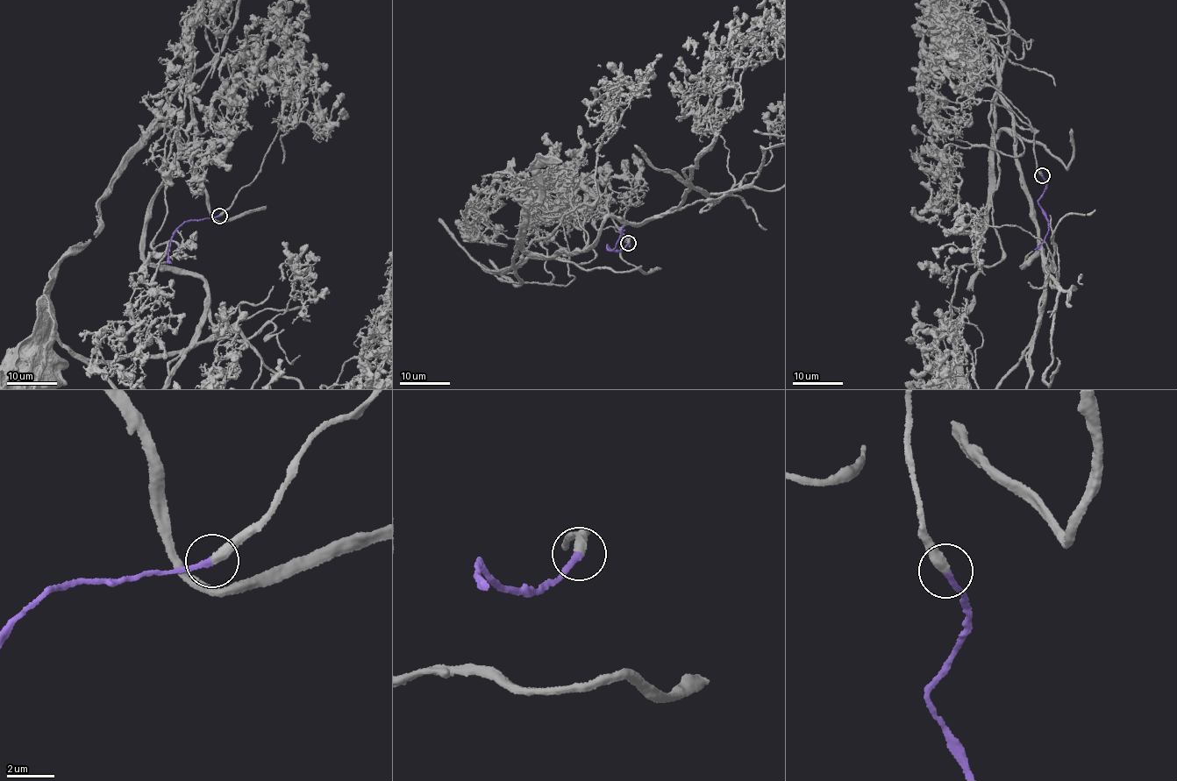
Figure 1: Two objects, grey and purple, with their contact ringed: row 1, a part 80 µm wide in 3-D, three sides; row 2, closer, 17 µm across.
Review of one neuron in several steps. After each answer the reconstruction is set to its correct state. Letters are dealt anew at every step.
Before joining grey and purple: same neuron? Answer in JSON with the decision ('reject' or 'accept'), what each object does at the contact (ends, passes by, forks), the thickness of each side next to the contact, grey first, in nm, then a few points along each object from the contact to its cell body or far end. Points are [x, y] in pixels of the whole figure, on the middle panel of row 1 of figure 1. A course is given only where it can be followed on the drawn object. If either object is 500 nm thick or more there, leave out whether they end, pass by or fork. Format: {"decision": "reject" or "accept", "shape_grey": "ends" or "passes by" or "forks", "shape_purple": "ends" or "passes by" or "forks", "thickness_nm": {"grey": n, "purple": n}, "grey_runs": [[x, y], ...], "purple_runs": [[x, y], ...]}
{"decision": "accept", "shape_grey": "ends", "shape_purple": "ends", "thickness_nm": {"grey": 400, "purple": 240}, "purple_runs": [[628, 243], [619, 251], [607, 245], [610, 250], [618, 242], [622, 224]]}

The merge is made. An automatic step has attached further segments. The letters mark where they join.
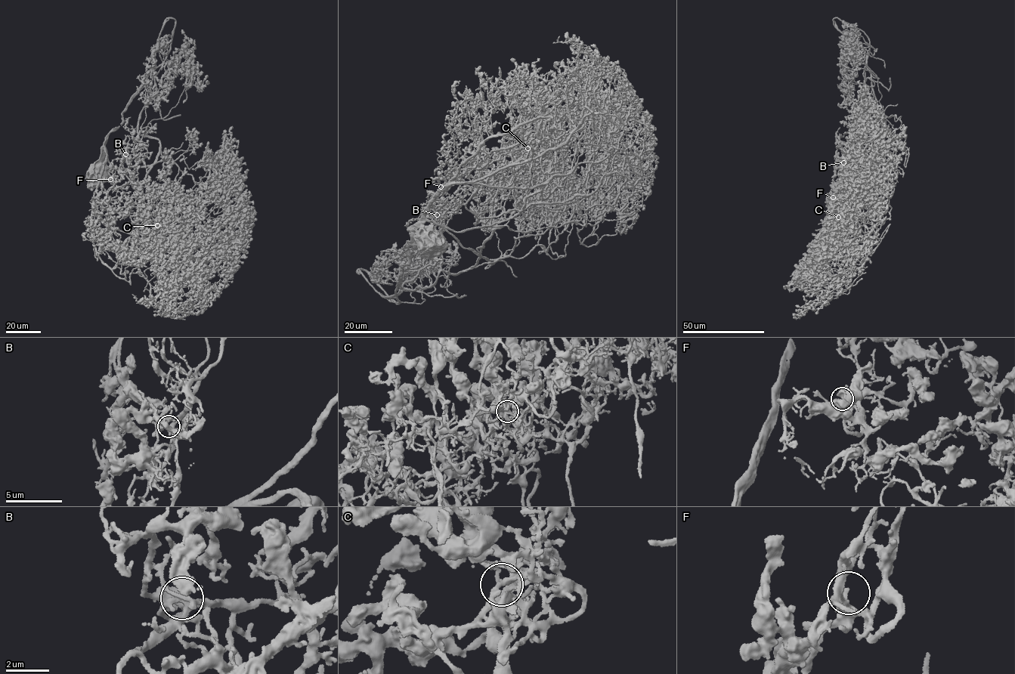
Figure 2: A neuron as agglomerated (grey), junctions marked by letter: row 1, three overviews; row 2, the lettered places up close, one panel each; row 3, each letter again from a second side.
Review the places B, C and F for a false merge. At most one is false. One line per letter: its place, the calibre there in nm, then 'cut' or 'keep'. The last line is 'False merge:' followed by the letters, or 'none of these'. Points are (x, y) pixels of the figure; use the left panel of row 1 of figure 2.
B: at (125, 154); 240 nm thick; keep
C: at (157, 225); 240 nm thick; keep
F: at (110, 179); 240 nm thick; keep
False merge: none of these

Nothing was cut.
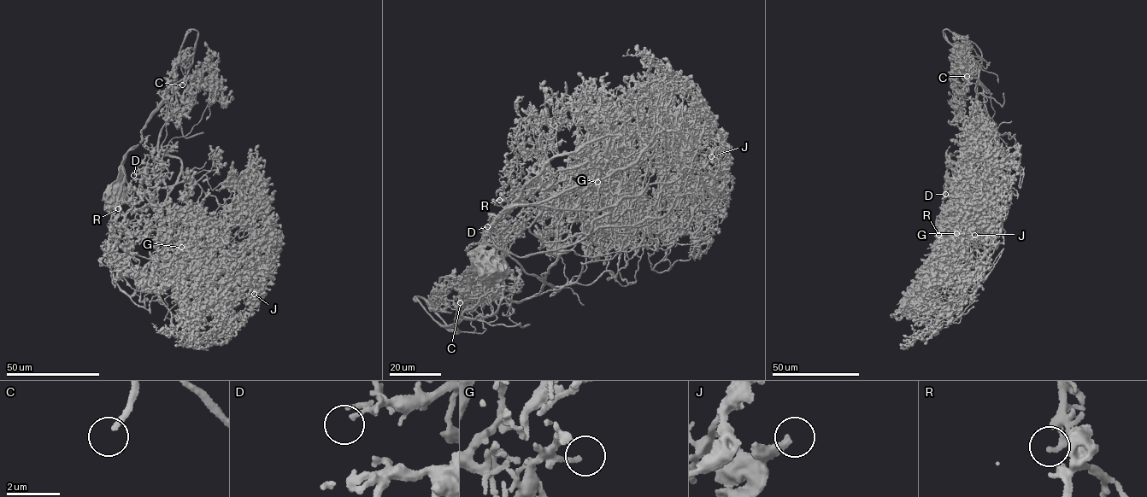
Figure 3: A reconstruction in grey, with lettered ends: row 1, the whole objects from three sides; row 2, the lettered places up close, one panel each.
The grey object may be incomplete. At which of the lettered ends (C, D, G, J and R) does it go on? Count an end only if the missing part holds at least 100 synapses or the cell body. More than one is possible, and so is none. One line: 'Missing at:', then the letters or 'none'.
Missing at: C

